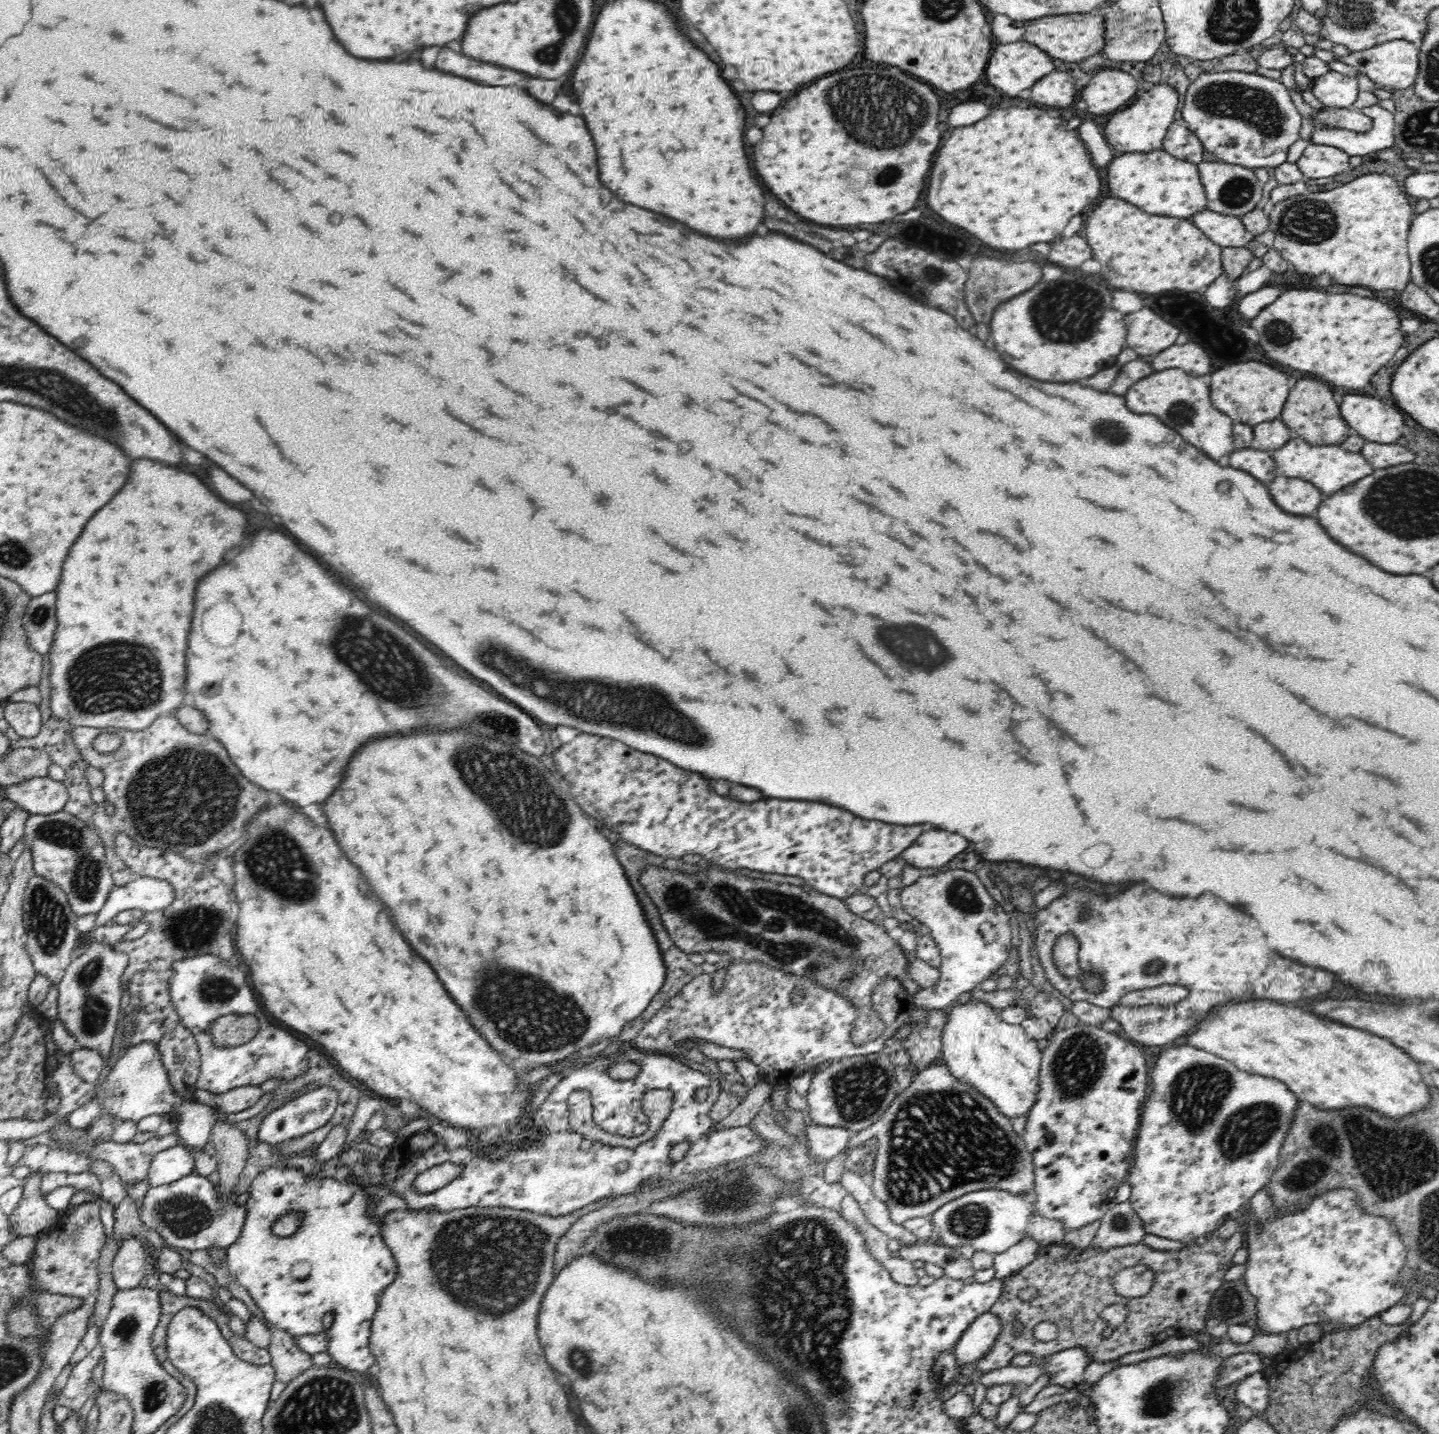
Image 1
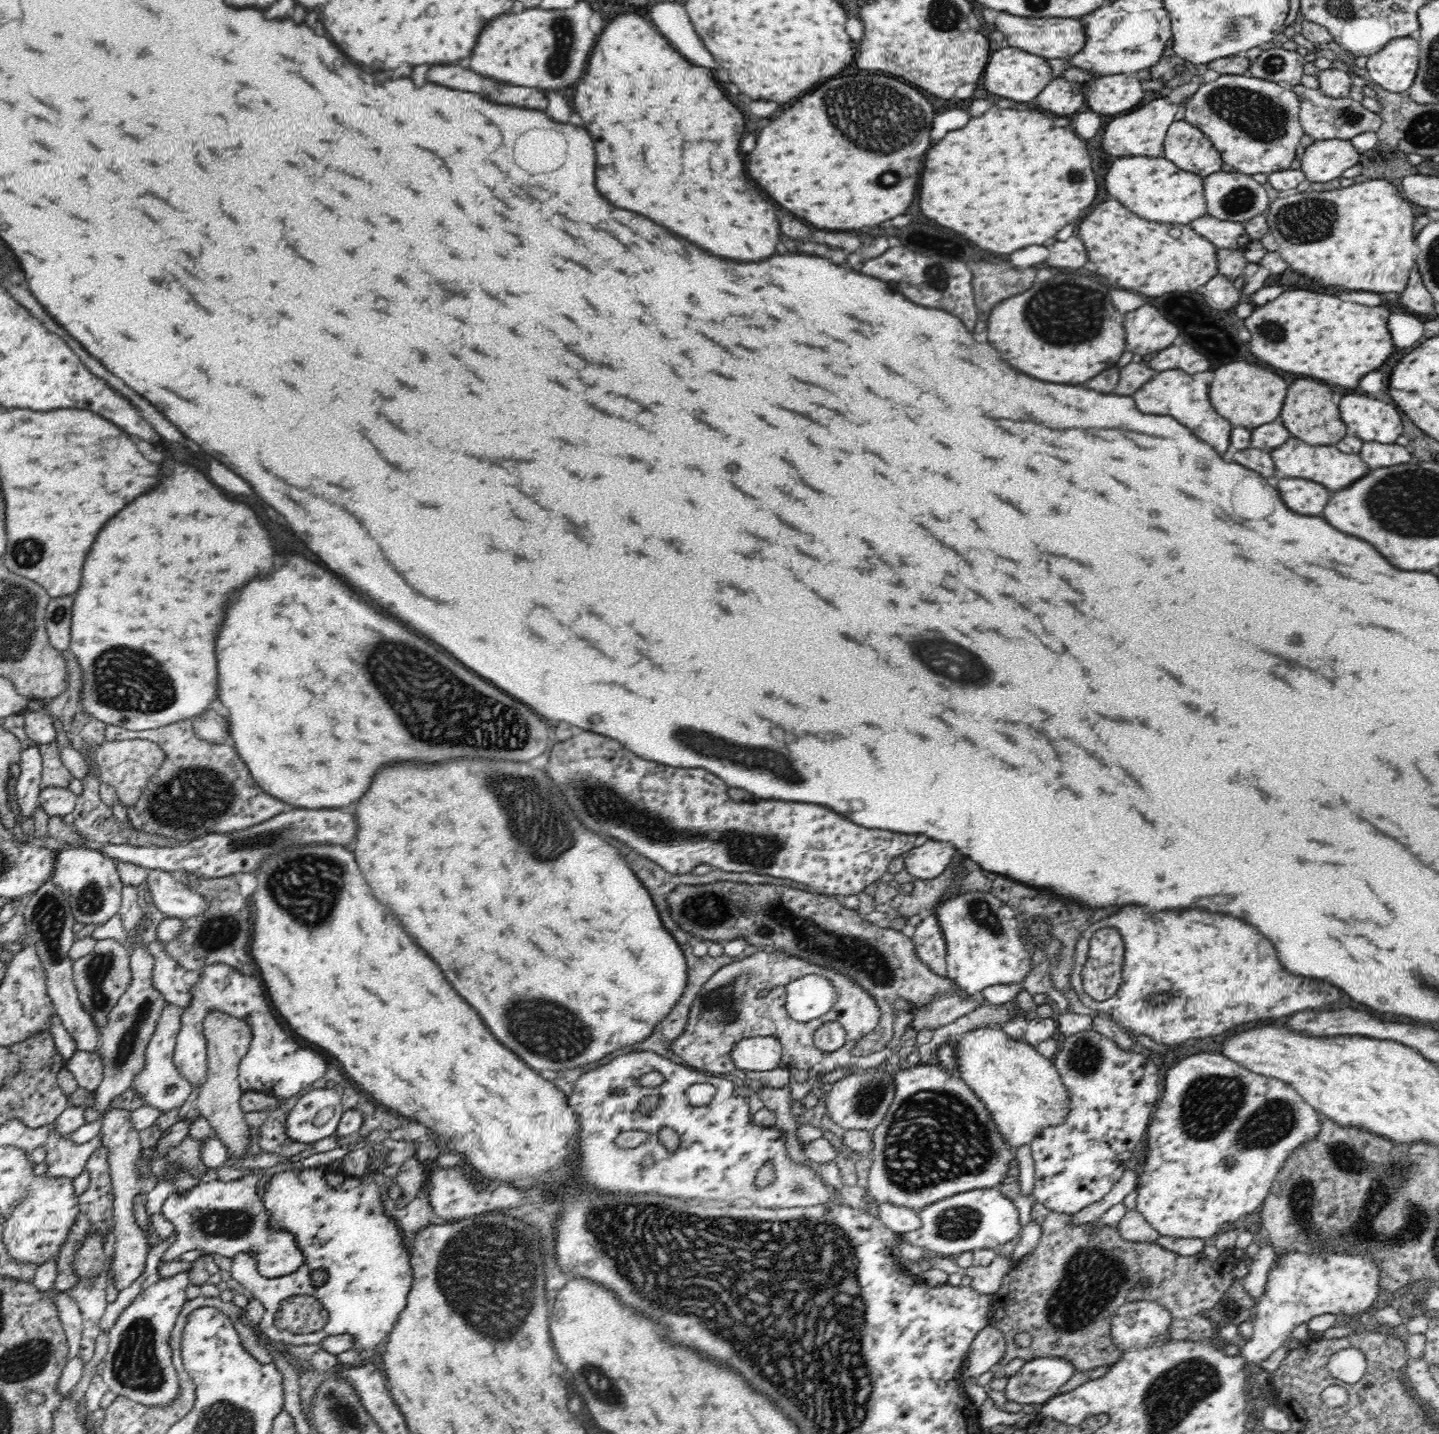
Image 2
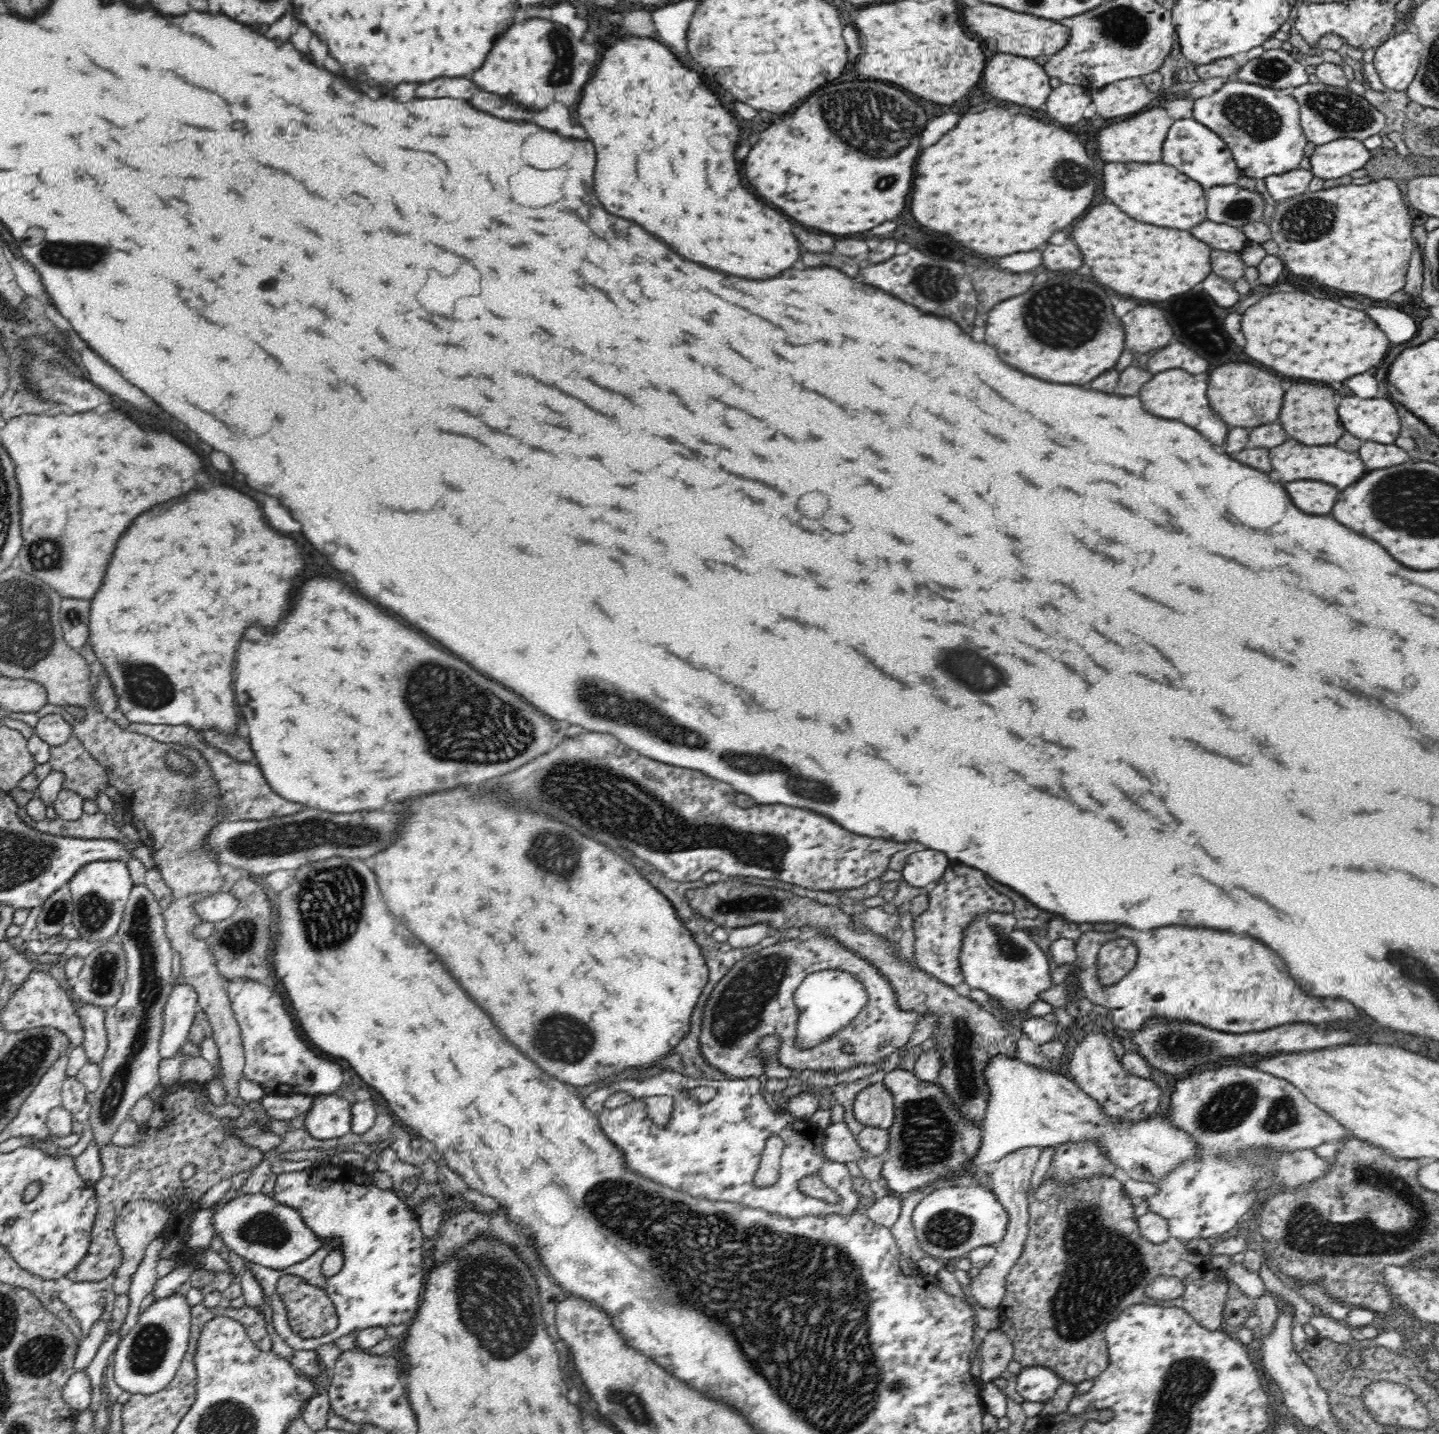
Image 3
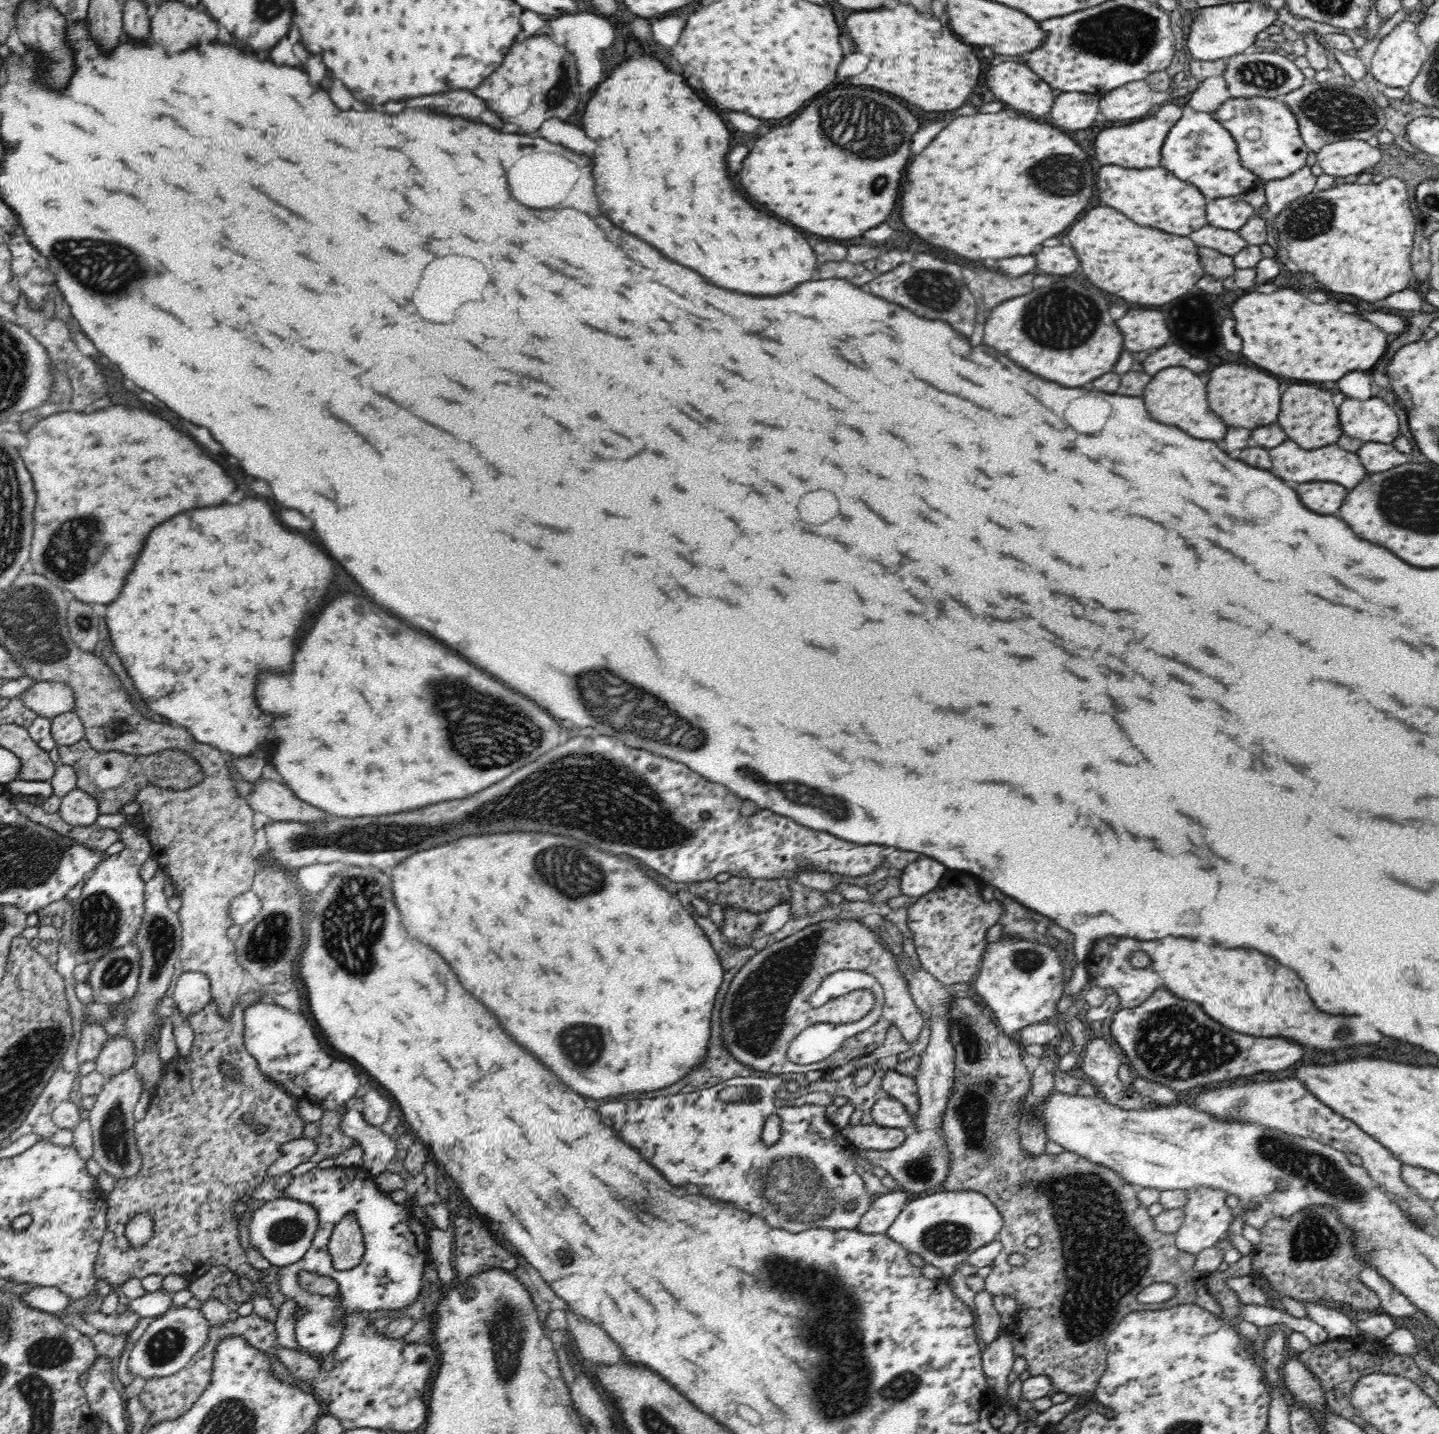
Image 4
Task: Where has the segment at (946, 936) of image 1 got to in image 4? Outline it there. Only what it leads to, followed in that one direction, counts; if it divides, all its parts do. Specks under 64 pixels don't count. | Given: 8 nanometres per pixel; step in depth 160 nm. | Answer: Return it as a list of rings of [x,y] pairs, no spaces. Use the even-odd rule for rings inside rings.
[[[998,922],[986,930],[986,948],[978,962],[974,976],[974,988],[983,998],[986,1009],[994,1016],[996,1024],[1008,1036],[1017,1036],[1022,1028],[1052,1021],[1056,1013],[1056,1002],[1062,998],[1064,976],[1060,956],[1043,944],[1022,946],[1020,937],[1006,935]]]

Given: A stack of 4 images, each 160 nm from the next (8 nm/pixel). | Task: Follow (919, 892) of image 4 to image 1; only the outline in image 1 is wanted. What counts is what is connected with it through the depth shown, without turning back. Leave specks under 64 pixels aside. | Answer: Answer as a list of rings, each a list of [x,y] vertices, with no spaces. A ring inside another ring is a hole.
[[[932,828],[922,832],[915,844],[903,851],[900,856],[916,868],[935,870],[950,862],[966,848],[968,848],[968,840],[964,840],[960,834],[950,834]]]

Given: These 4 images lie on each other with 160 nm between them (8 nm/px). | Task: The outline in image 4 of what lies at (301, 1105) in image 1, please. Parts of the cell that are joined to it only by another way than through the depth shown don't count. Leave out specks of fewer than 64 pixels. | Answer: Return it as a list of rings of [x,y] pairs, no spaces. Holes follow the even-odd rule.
[[[359,1107],[346,1108],[340,1113],[340,1131],[363,1147],[362,1168],[371,1175],[376,1176],[388,1170],[392,1158],[401,1155],[396,1148],[395,1137],[382,1132],[379,1127],[368,1125]]]

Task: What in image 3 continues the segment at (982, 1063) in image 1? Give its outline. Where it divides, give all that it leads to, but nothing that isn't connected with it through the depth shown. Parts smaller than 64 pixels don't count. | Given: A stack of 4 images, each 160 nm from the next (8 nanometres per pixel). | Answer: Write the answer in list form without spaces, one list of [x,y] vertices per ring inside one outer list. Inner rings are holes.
[[[994,1056],[986,1061],[984,1081],[988,1085],[986,1112],[981,1122],[982,1144],[961,1176],[976,1172],[980,1164],[1000,1160],[1007,1154],[1026,1147],[1046,1148],[1076,1142],[1076,1140],[1099,1140],[1105,1155],[1116,1168],[1128,1172],[1129,1178],[1138,1182],[1156,1182],[1174,1170],[1186,1158],[1196,1158],[1198,1149],[1186,1132],[1178,1132],[1165,1117],[1142,1119],[1131,1125],[1112,1123],[1096,1100],[1088,1096],[1074,1081],[1065,1075],[1028,1064],[1018,1056]]]

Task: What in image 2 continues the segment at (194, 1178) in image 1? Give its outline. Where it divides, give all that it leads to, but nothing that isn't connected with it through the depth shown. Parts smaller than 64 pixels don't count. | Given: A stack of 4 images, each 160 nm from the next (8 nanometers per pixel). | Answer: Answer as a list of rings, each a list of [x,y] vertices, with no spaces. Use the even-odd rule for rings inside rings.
[[[252,1174],[230,1181],[200,1181],[186,1190],[175,1188],[160,1208],[160,1214],[174,1225],[174,1240],[161,1256],[162,1261],[177,1260],[180,1254],[190,1250],[221,1254],[228,1258],[240,1252],[254,1252],[258,1271],[267,1278],[278,1278],[295,1272],[304,1263],[304,1255],[288,1231],[266,1229],[268,1215],[262,1199],[256,1194],[259,1179],[258,1174]]]

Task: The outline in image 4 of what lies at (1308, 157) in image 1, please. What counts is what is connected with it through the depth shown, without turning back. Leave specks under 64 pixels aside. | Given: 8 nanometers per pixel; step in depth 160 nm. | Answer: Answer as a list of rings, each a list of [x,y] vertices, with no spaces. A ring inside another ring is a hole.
[[[1338,140],[1323,146],[1316,158],[1324,174],[1342,178],[1376,166],[1382,158],[1380,152],[1378,147],[1365,140]]]

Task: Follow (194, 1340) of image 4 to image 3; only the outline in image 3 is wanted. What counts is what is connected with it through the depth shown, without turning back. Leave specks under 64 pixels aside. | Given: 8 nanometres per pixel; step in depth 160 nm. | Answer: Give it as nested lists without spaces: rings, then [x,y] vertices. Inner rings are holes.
[[[184,1282],[176,1293],[152,1302],[147,1310],[138,1314],[136,1325],[118,1342],[110,1356],[108,1374],[123,1392],[143,1396],[158,1394],[176,1376],[191,1332],[191,1306],[187,1302],[190,1288],[190,1283]]]

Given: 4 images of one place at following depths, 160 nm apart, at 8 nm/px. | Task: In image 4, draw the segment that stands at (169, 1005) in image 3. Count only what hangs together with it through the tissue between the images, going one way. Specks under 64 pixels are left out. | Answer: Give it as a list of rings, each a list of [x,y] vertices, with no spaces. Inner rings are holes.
[[[182,973],[172,994],[174,1010],[180,1013],[180,1019],[188,1023],[189,1016],[200,1012],[210,1000],[210,981],[204,973]]]

